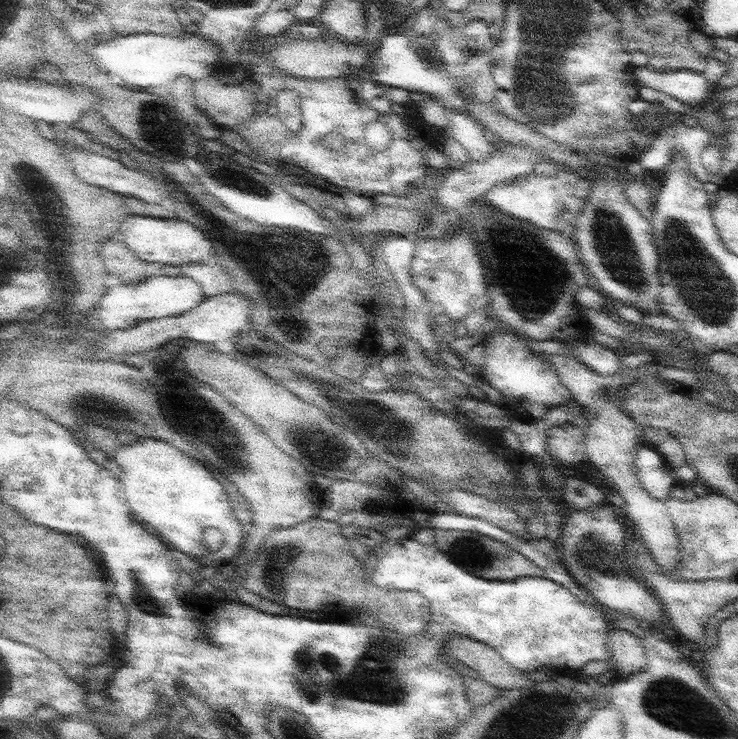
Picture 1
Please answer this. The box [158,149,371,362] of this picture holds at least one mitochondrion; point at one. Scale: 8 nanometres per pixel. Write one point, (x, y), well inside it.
(235, 177)

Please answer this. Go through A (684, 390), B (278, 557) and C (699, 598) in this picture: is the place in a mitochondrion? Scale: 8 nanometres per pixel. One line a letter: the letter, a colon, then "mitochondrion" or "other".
A: other
B: mitochondrion
C: other

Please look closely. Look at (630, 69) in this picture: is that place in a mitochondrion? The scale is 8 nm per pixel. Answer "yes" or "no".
no

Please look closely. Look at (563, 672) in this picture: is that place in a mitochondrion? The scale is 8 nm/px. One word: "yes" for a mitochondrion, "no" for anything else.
no

